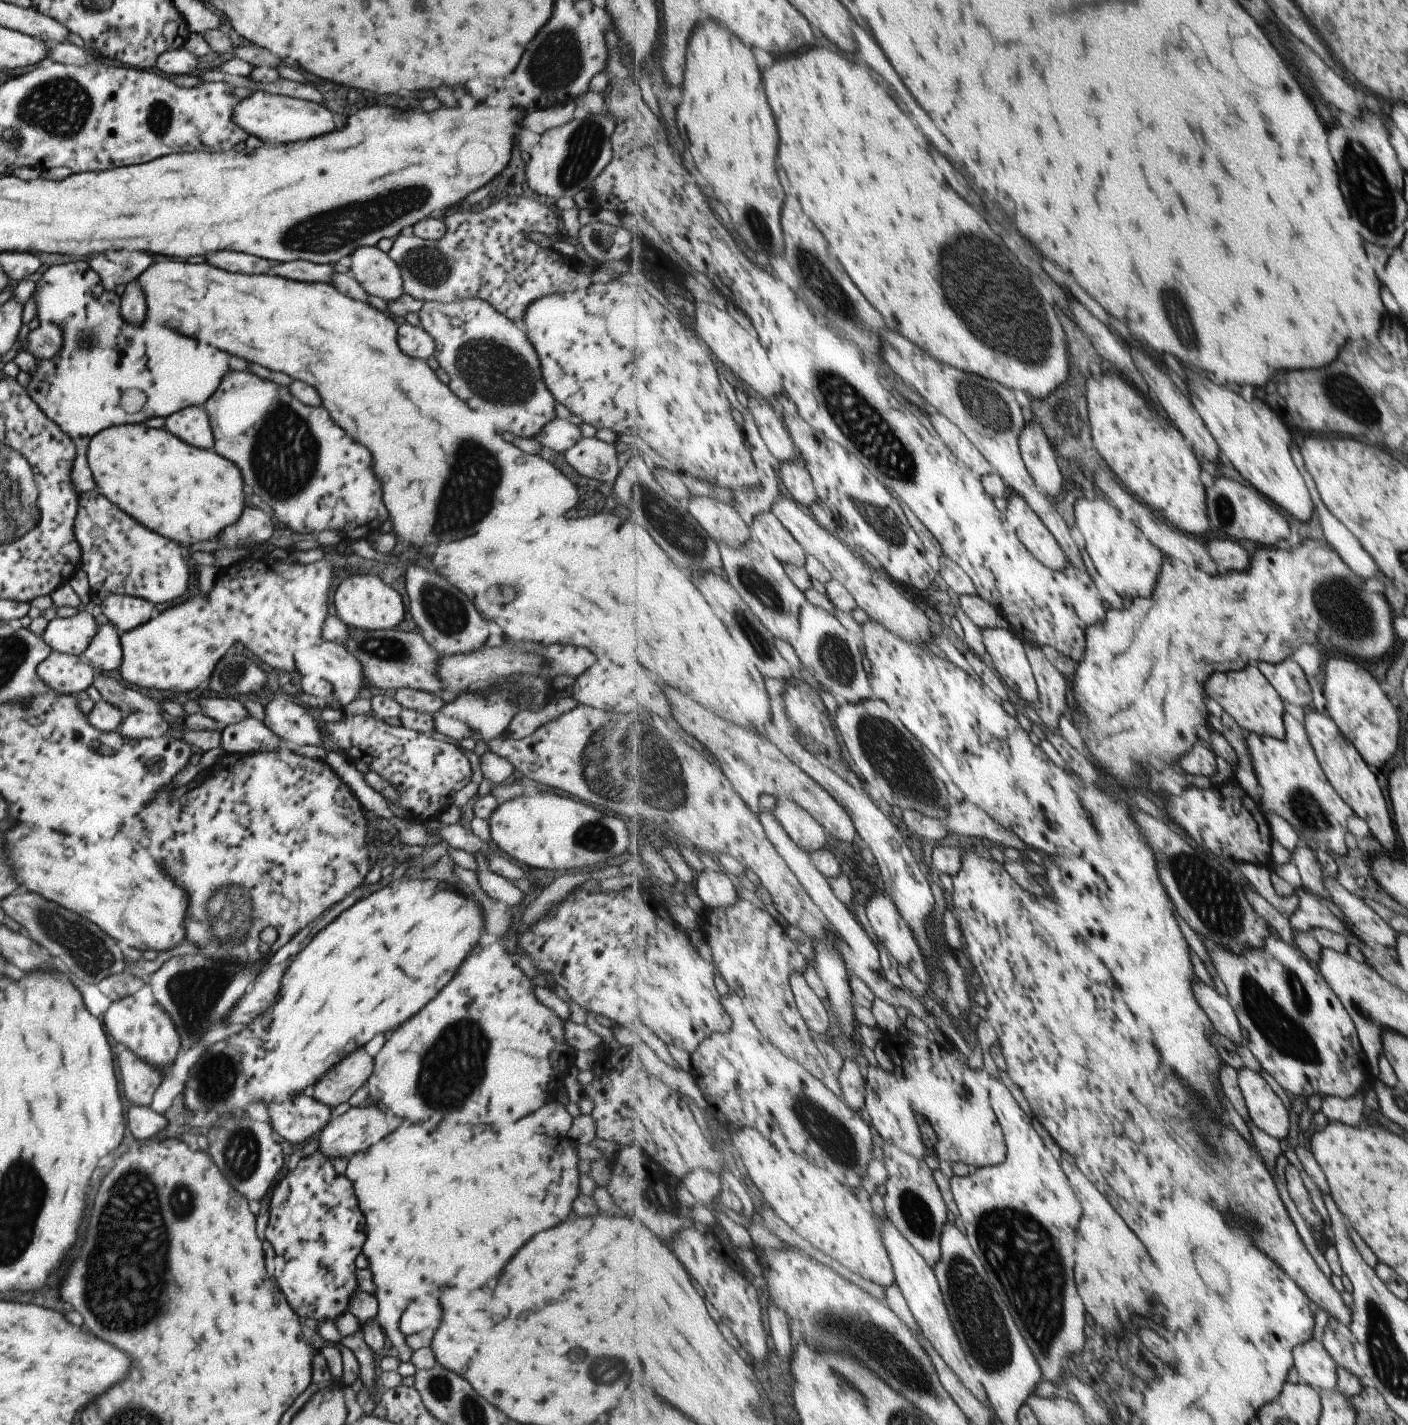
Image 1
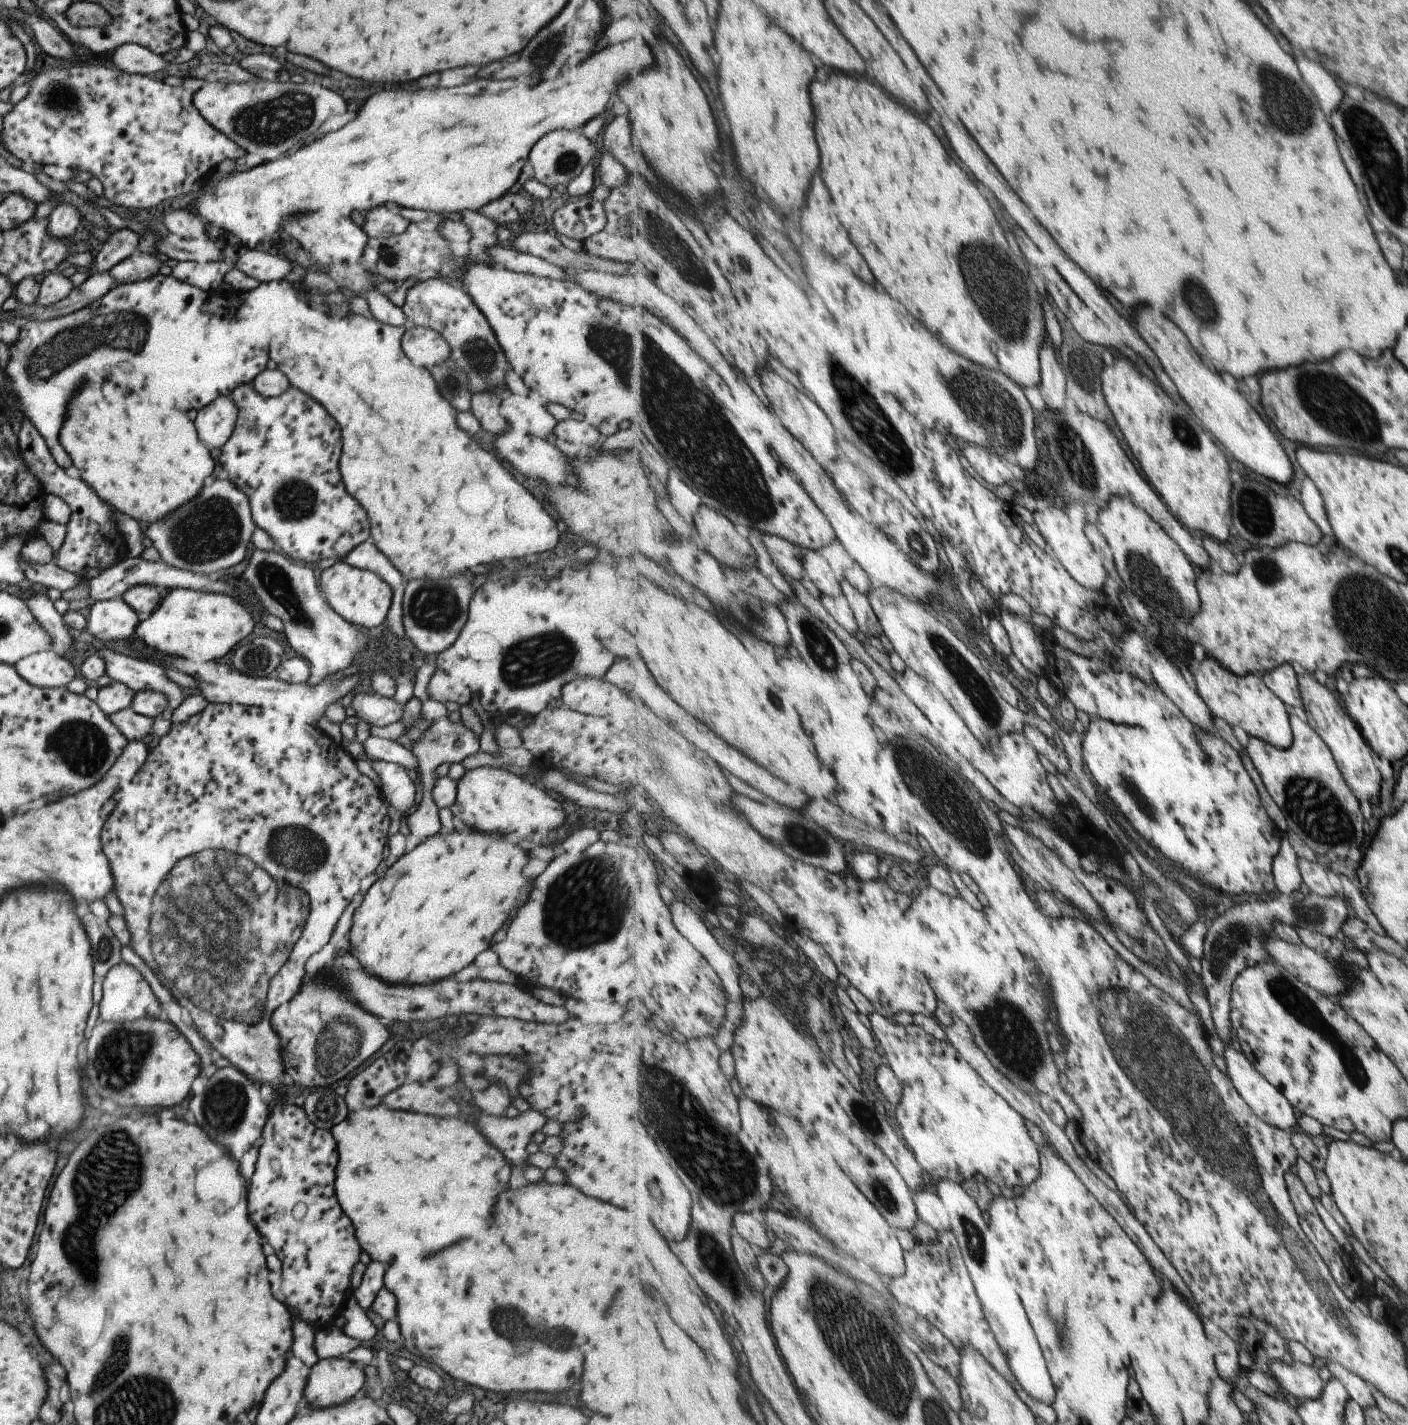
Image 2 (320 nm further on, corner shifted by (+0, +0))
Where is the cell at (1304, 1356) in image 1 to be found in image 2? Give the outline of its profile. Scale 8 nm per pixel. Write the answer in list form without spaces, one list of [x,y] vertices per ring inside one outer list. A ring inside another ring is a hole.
[[[1271,1361],[1273,1377],[1295,1398],[1315,1400],[1322,1391],[1323,1382],[1311,1365],[1299,1362]]]

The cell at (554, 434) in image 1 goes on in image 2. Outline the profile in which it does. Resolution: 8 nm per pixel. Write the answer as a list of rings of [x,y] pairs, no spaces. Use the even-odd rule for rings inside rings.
[[[505,394],[499,403],[499,414],[523,434],[545,439],[552,432],[556,420],[545,409],[546,402],[537,394]]]

